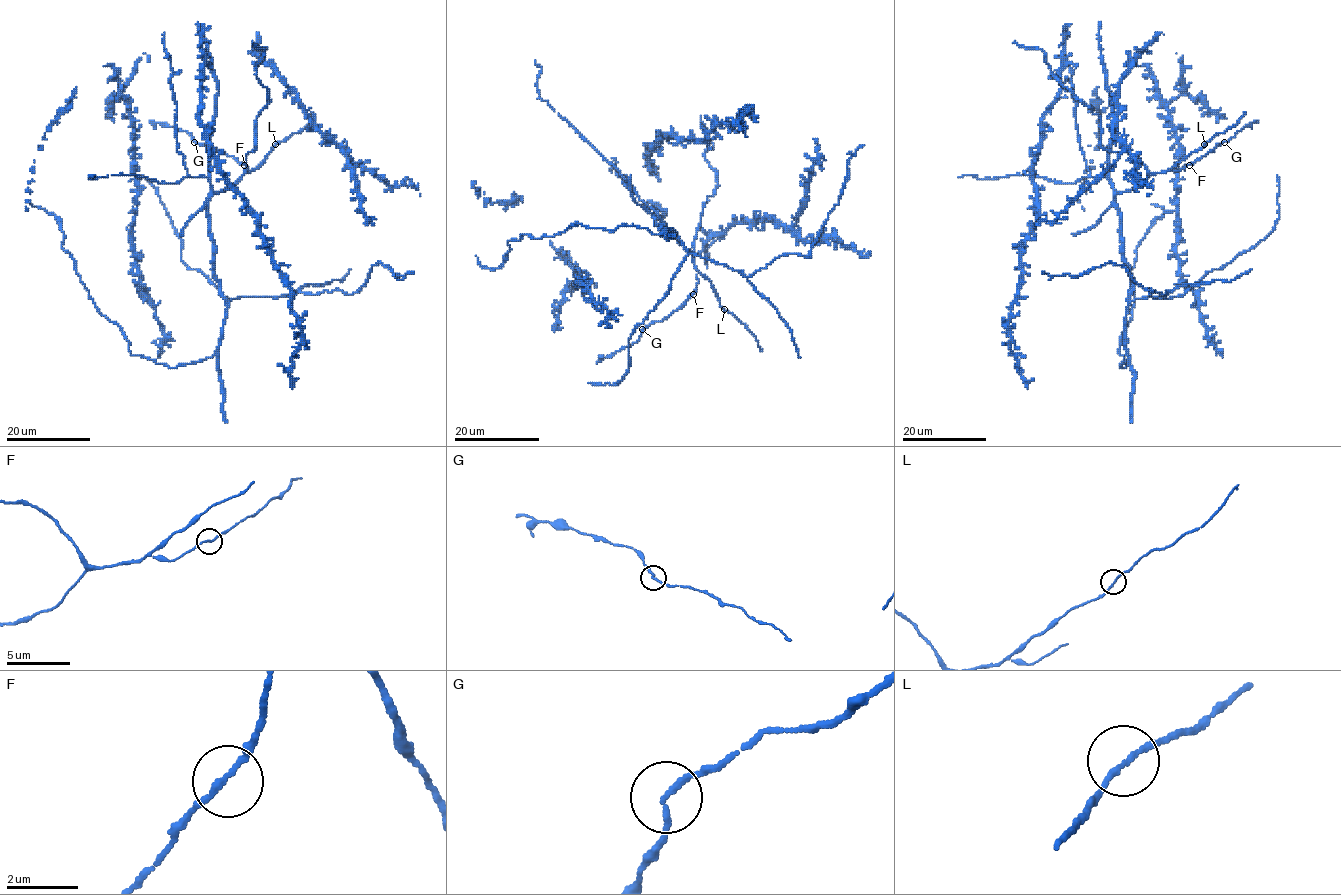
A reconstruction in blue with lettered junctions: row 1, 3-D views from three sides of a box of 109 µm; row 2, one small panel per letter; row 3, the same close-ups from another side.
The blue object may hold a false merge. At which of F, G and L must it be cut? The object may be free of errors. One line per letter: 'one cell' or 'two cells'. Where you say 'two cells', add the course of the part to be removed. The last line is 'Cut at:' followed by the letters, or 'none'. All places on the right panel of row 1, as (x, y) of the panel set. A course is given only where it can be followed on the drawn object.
F: one cell
G: one cell
L: one cell
Cut at: none

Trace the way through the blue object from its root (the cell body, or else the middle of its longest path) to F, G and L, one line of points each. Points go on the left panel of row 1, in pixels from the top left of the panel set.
F: (210, 230), (209, 197), (231, 188), (251, 170), (244, 165)
G: (210, 230), (209, 197), (231, 188), (251, 170), (222, 151), (194, 142)
L: (210, 230), (209, 197), (231, 188), (245, 172), (254, 170), (276, 144)

